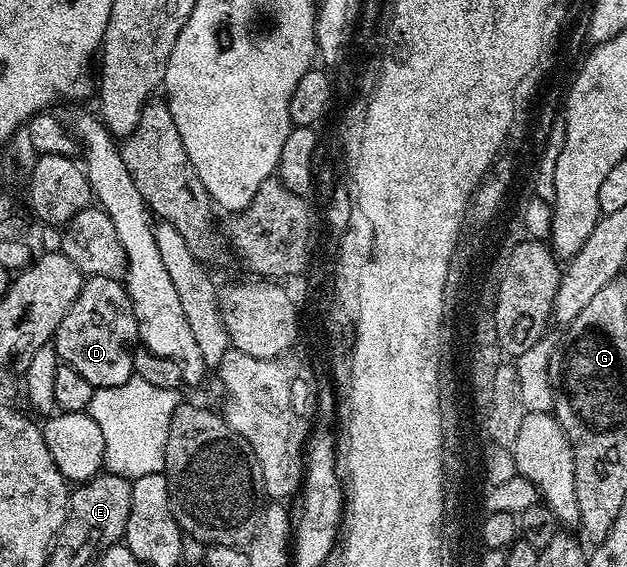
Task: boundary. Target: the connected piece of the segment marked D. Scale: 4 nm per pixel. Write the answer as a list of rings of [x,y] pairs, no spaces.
[[[91,276],[82,283],[79,298],[63,314],[51,343],[58,361],[74,368],[96,390],[121,386],[134,379],[133,343],[136,345],[138,340],[137,319],[124,283],[106,276]]]

